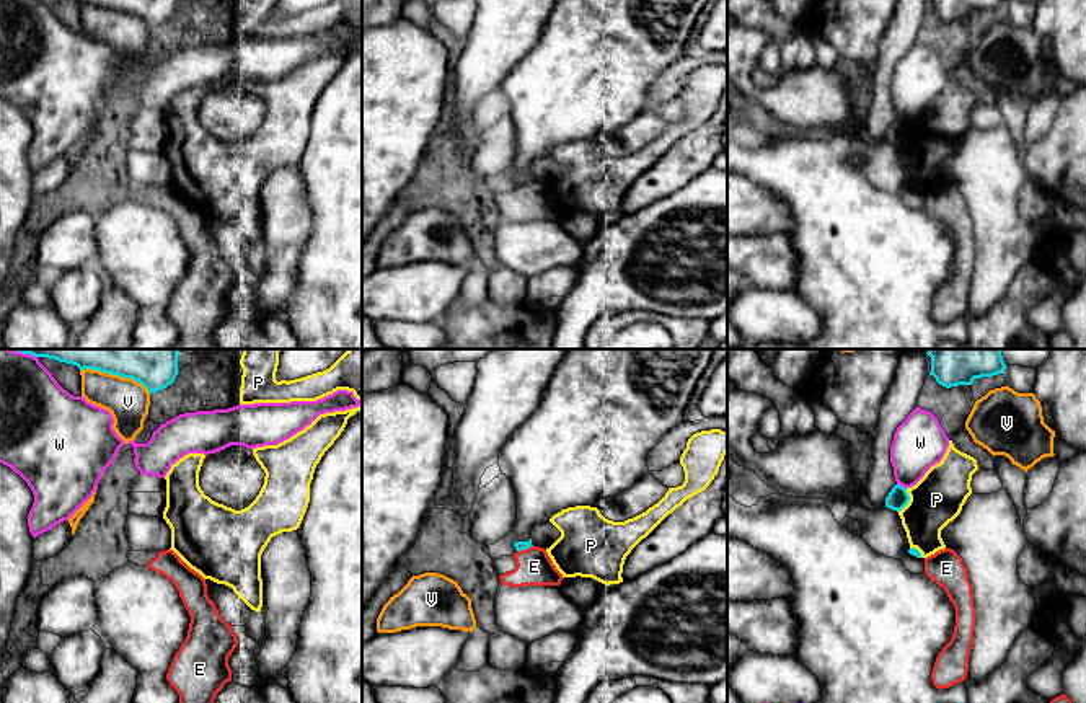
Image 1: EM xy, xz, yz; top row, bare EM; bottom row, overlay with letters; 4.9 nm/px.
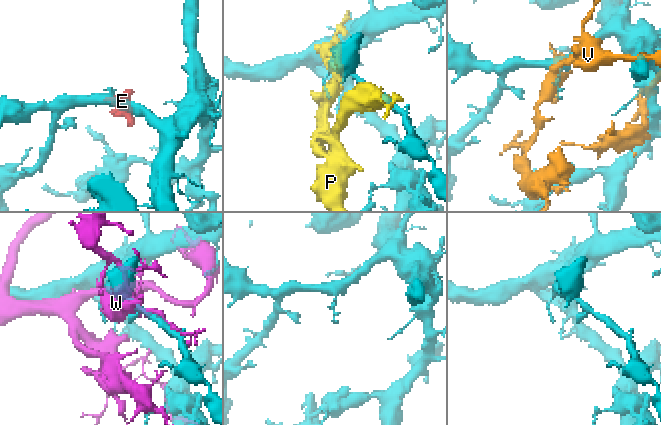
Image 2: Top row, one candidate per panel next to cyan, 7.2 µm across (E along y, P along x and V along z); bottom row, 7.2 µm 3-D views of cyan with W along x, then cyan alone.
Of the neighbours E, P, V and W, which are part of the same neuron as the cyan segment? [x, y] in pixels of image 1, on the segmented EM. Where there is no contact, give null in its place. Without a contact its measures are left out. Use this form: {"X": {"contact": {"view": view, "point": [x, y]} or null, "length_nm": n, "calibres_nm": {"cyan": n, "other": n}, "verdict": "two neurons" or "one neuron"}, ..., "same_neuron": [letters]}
{"E": {"contact": {"view": "xz", "point": [524, 548]}, "length_nm": 90, "calibres_nm": {"cyan": 50, "other": 180}, "verdict": "two neurons"}, "P": {"contact": {"view": "yz", "point": [907, 501]}, "length_nm": 130, "calibres_nm": {"cyan": 100, "other": 260}, "verdict": "two neurons"}, "V": {"contact": {"view": "xy", "point": [116, 374]}, "length_nm": 360, "calibres_nm": {"cyan": 320, "other": 200}, "verdict": "two neurons"}, "W": {"contact": {"view": "yz", "point": [902, 486]}, "length_nm": 50, "calibres_nm": {"cyan": 100, "other": 260}, "verdict": "two neurons"}, "same_neuron": []}

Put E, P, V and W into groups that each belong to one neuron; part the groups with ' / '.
E V / P / W

